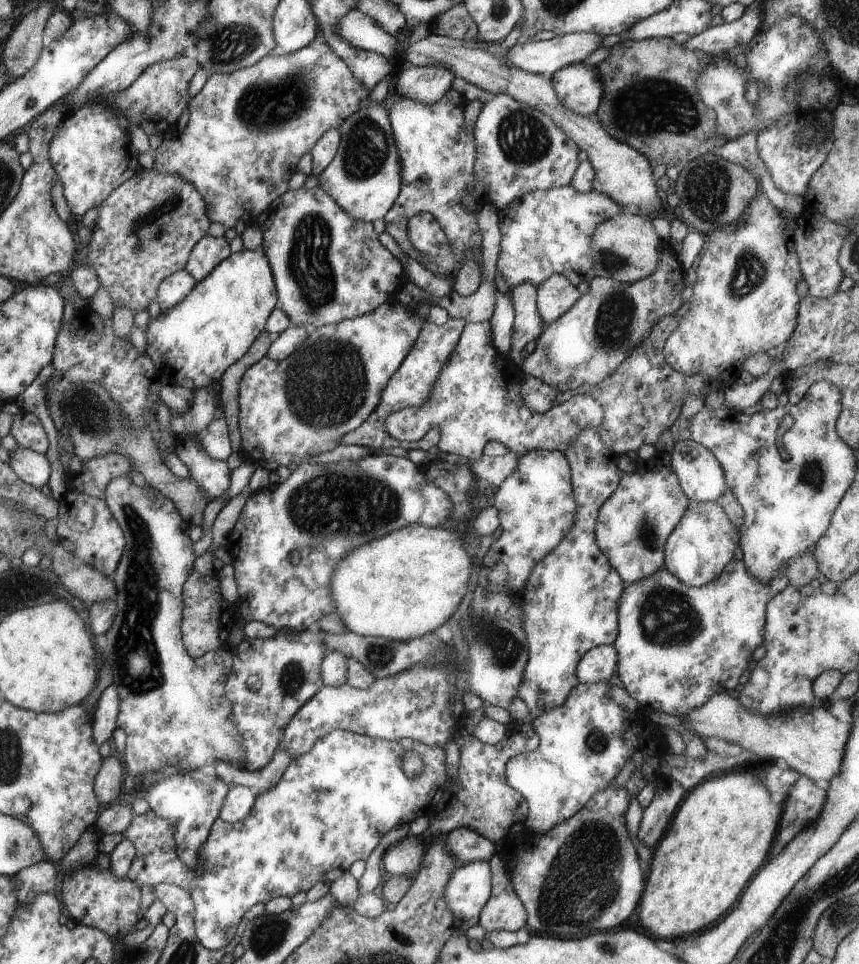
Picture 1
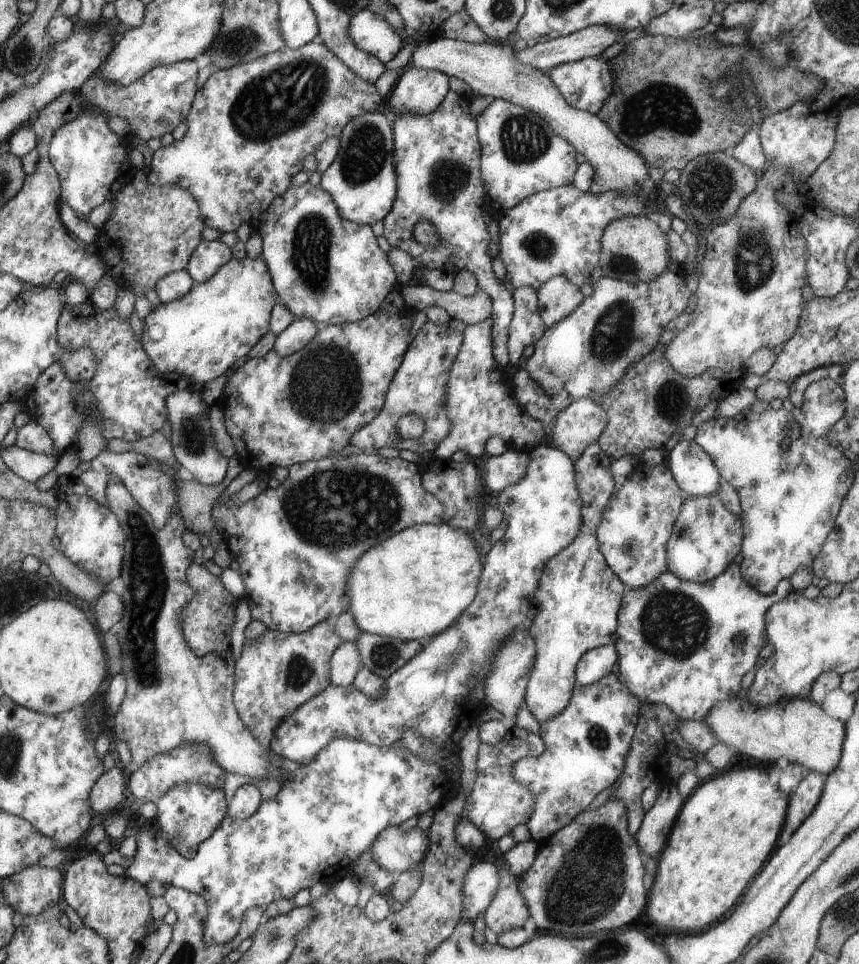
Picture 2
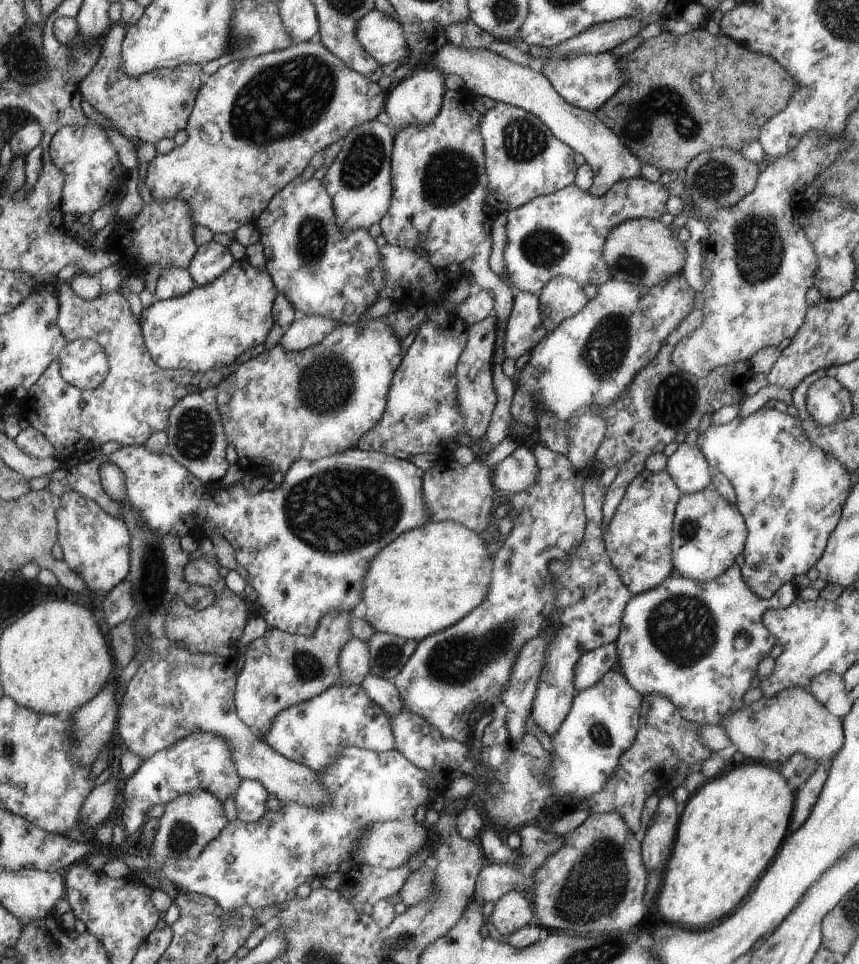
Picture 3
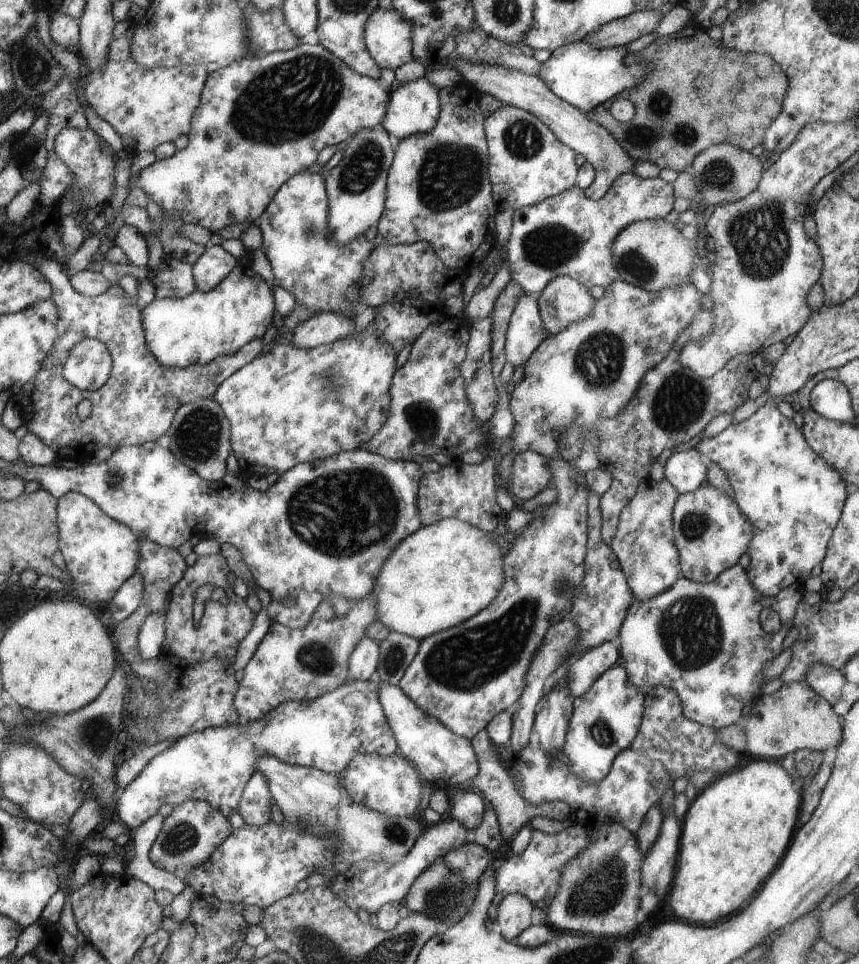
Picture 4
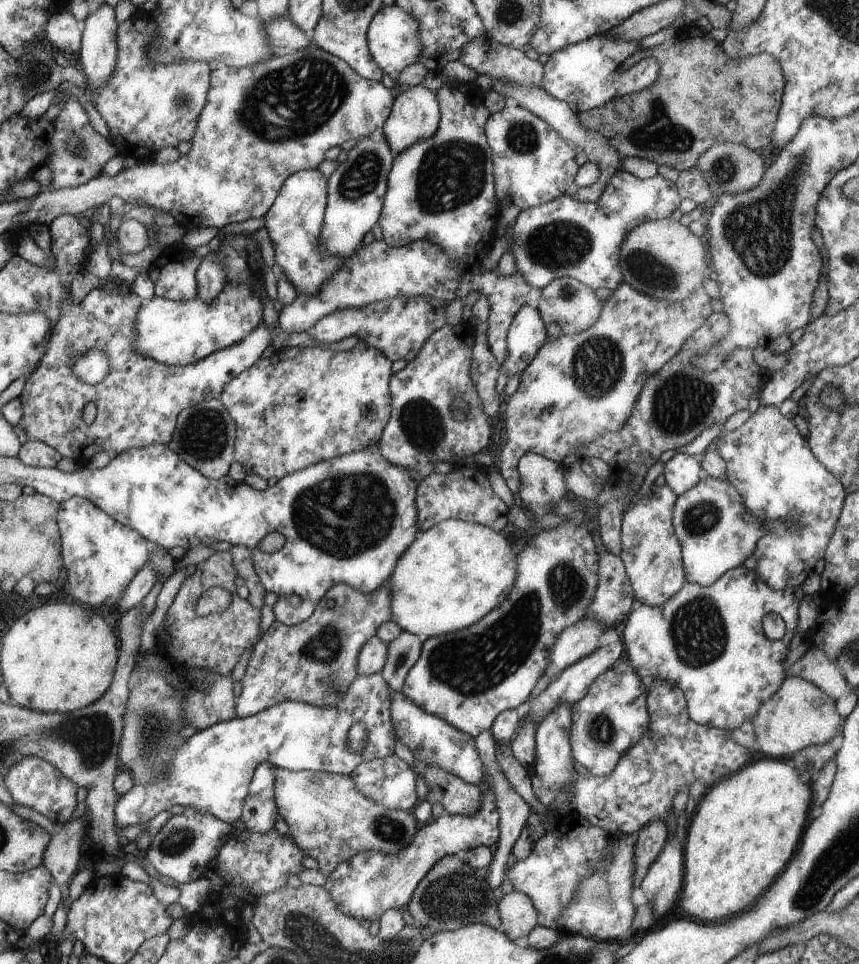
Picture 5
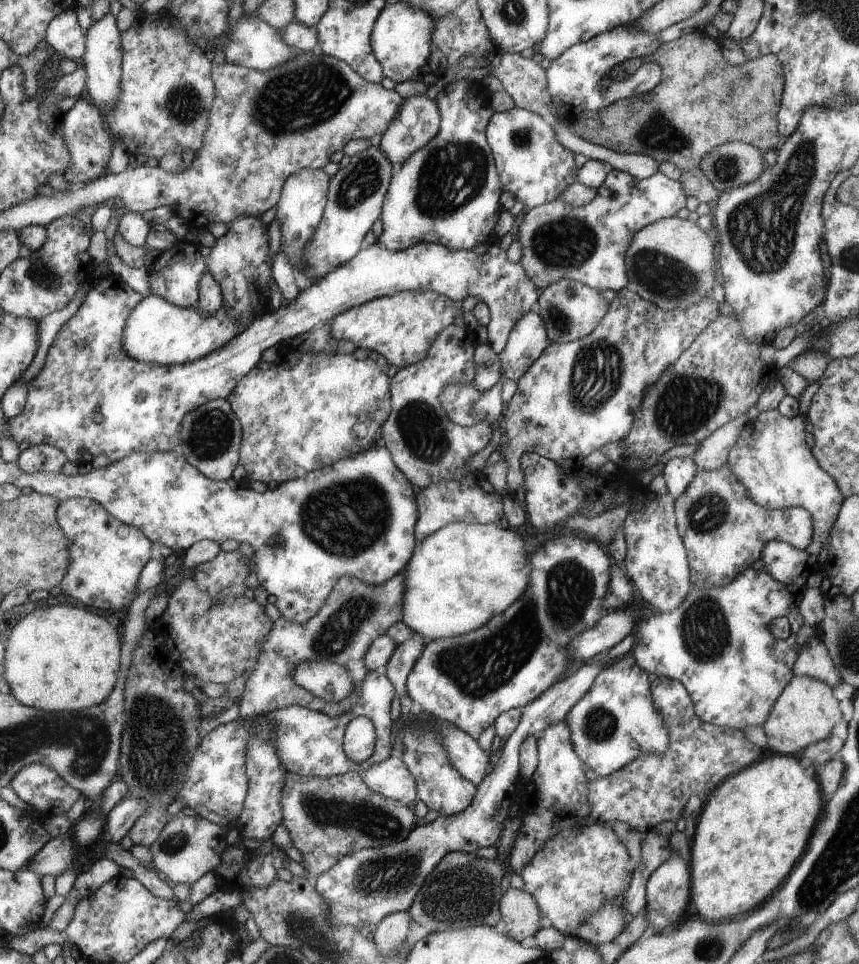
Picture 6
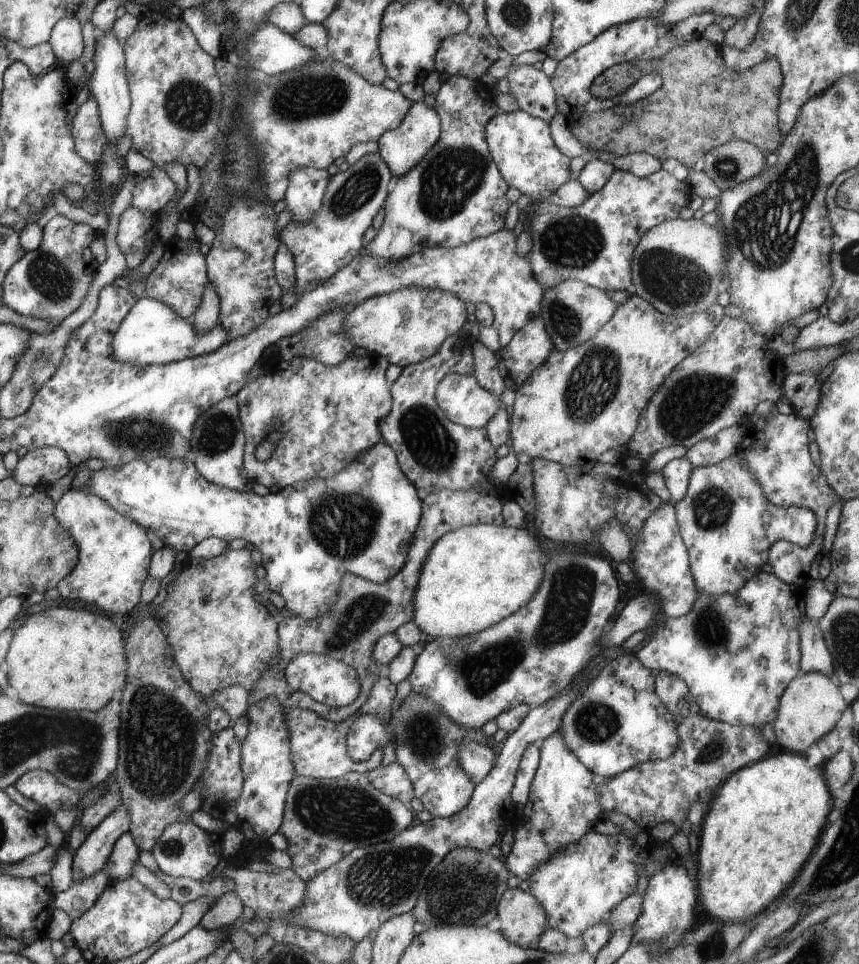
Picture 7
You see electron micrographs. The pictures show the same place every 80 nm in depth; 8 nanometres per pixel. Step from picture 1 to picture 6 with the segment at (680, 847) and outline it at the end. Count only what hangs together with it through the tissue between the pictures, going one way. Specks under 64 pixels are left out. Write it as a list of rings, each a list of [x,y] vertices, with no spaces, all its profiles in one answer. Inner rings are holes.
[[[774,753],[721,781],[695,821],[690,859],[694,916],[728,921],[760,906],[806,852],[824,805],[816,774],[808,774],[798,755]]]

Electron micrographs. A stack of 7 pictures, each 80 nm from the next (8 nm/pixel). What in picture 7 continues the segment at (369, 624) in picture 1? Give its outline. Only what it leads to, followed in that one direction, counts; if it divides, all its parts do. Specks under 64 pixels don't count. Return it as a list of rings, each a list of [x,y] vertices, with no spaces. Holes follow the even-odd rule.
[[[478,523],[446,533],[435,542],[421,571],[419,586],[413,599],[415,604],[413,620],[399,626],[394,633],[399,636],[404,647],[412,647],[419,653],[427,639],[440,637],[460,639],[490,629],[532,600],[543,584],[548,559],[542,552],[538,537],[526,527]]]

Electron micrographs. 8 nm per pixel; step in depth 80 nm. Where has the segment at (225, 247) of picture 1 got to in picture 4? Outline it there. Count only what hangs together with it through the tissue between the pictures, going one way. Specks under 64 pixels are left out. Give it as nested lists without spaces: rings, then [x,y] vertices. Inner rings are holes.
[[[221,245],[207,246],[194,266],[195,285],[202,292],[210,292],[224,280],[237,265]]]

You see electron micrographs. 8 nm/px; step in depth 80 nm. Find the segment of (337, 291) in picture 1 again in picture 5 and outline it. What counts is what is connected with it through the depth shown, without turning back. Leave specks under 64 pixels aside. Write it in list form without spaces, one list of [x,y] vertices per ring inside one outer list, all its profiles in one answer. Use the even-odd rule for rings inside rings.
[[[301,170],[292,174],[283,182],[282,190],[271,210],[265,214],[265,226],[275,247],[275,268],[280,268],[291,281],[300,288],[302,292],[314,294],[320,290],[323,284],[340,269],[343,269],[348,259],[334,256],[325,252],[322,243],[319,242],[322,236],[323,218],[326,216],[327,208],[327,186],[328,179],[318,170]]]

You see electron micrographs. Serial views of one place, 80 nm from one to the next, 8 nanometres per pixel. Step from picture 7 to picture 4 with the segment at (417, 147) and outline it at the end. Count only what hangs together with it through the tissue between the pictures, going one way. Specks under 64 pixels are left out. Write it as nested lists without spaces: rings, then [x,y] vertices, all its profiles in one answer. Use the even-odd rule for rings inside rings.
[[[426,76],[410,82],[397,82],[390,89],[391,98],[384,117],[384,130],[397,138],[399,142],[415,134],[428,134],[436,126],[439,114],[442,112],[440,90],[428,82]]]

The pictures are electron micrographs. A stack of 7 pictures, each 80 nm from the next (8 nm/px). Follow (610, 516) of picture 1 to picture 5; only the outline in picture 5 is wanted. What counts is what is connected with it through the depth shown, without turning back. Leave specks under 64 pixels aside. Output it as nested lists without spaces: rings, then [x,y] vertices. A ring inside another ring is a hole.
[[[651,486],[651,492],[624,513],[620,556],[634,586],[635,597],[651,607],[666,605],[687,582],[683,546],[675,533],[674,508],[678,495],[669,487]]]

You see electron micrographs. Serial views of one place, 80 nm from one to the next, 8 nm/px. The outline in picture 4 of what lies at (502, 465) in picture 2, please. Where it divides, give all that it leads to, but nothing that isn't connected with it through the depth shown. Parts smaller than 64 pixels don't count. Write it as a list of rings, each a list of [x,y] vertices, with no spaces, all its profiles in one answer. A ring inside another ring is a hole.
[[[534,451],[517,454],[513,462],[512,476],[506,488],[521,503],[534,498],[544,488],[552,486],[552,471],[548,461]]]

